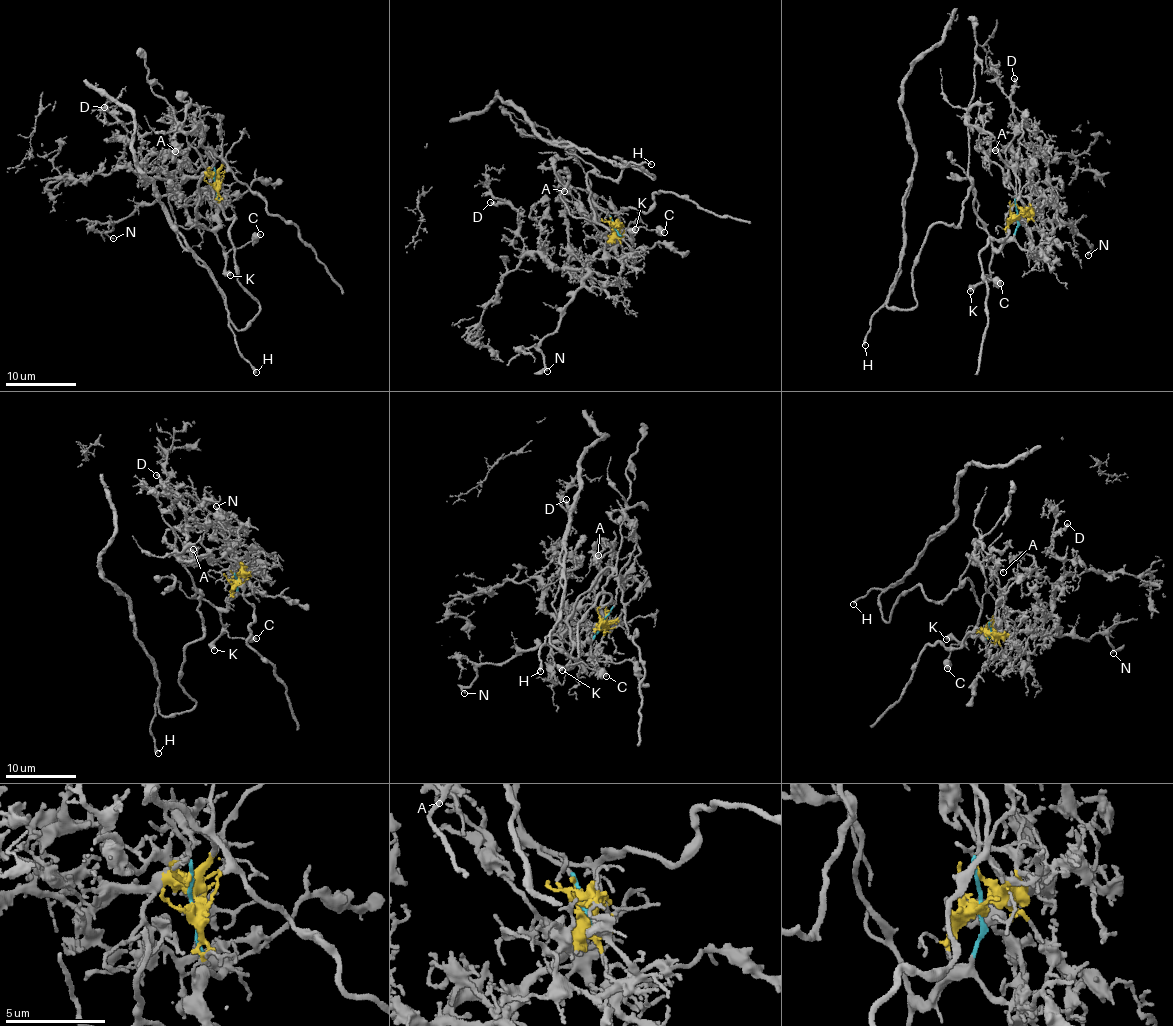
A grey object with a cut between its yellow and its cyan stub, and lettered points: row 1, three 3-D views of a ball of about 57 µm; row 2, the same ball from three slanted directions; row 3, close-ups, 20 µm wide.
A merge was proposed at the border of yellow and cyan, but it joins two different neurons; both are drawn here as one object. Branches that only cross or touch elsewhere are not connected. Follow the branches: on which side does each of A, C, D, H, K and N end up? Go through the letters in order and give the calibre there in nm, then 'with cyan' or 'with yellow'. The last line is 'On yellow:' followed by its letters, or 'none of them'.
A: 100 nm thick; with yellow
C: 650 nm thick; with cyan
D: 280 nm thick; with yellow
H: 280 nm thick; with cyan
K: 500 nm thick; with cyan
N: 140 nm thick; with yellow
On yellow: A, D, N

